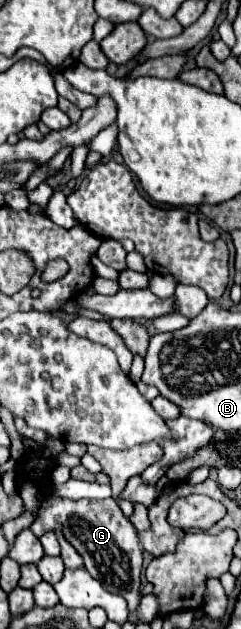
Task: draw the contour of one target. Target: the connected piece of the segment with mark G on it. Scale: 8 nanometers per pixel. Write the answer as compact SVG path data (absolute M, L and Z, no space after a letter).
M50 497L42 503L36 521L30 527L40 538L47 531L60 531L68 543L84 559L88 573L98 579L108 591L122 595L128 601L130 613L138 611L140 605L140 571L142 571L142 549L136 537L136 529L130 519L122 513L118 499L108 497L102 501L70 501L62 497Z

